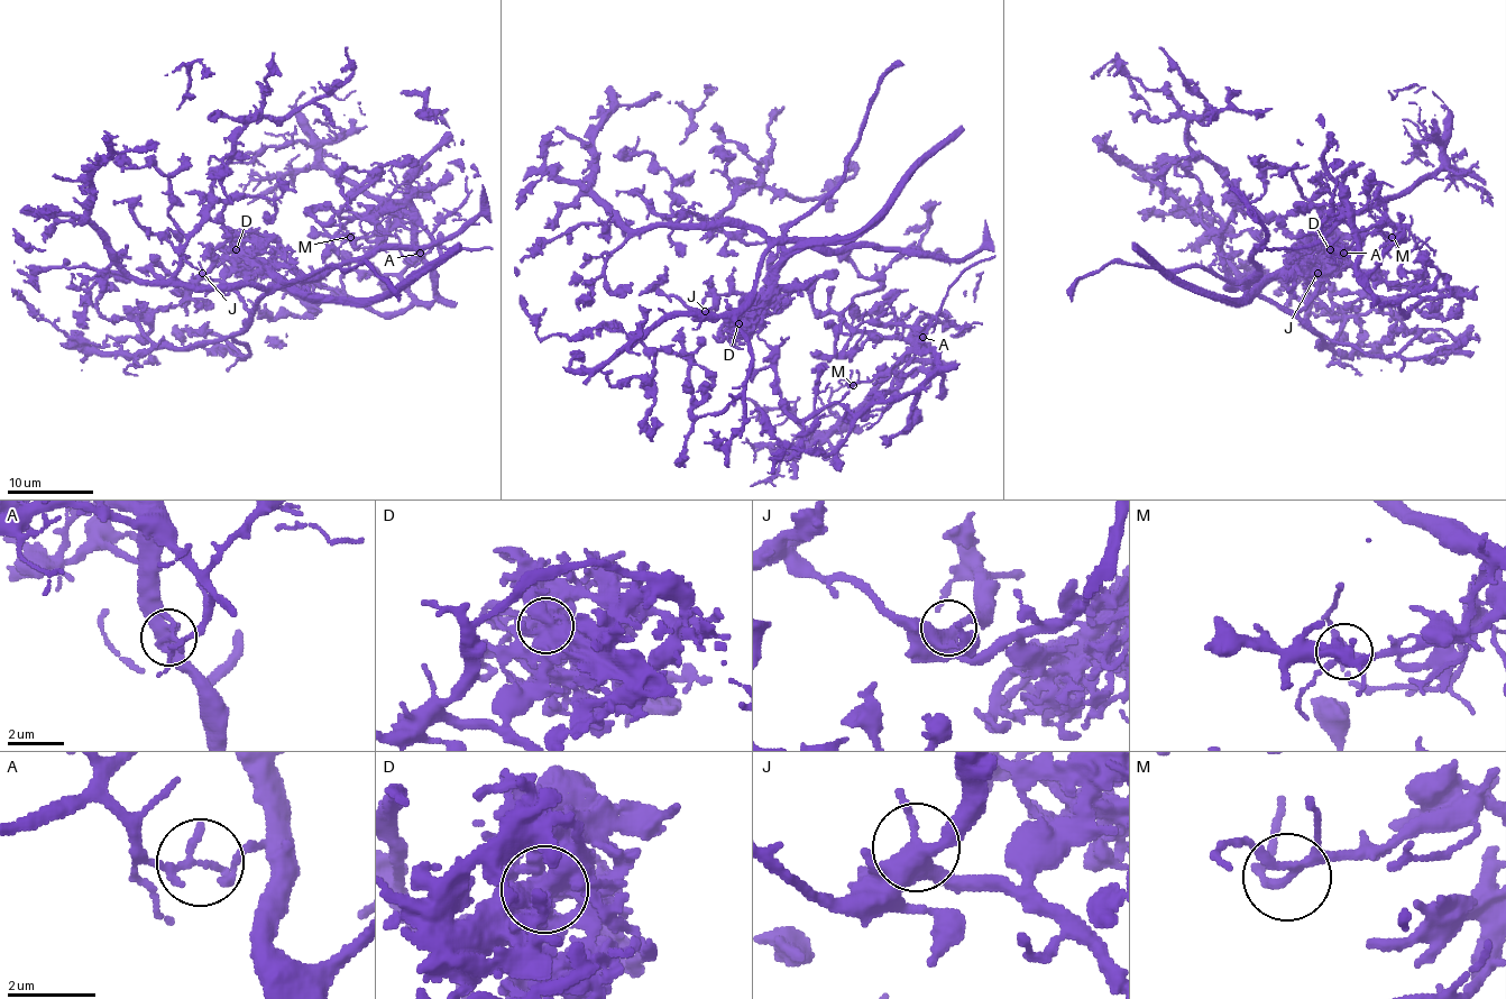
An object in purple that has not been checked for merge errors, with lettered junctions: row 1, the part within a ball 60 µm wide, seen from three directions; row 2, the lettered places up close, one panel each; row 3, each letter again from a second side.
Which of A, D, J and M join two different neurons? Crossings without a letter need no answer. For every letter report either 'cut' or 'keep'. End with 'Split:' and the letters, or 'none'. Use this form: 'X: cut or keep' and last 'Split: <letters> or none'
A: cut
D: cut
J: keep
M: keep
Split: A, D

